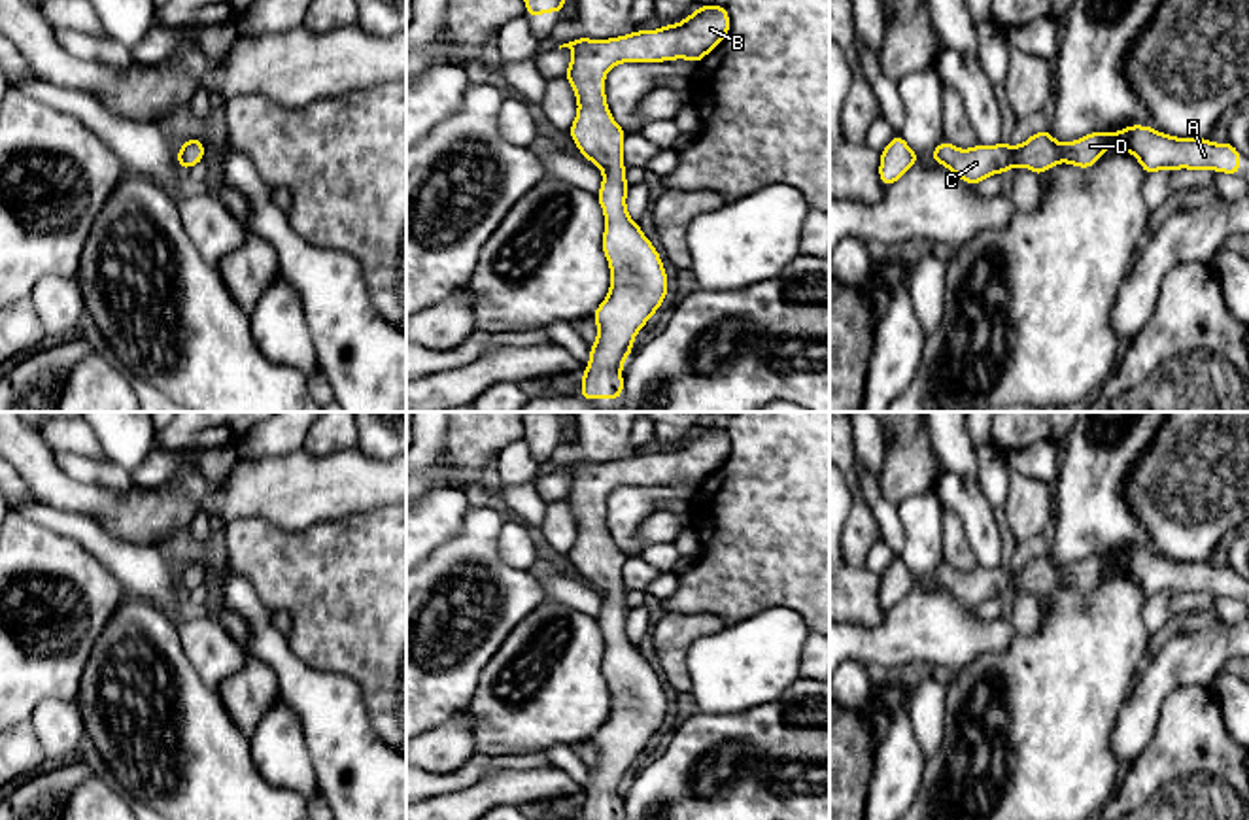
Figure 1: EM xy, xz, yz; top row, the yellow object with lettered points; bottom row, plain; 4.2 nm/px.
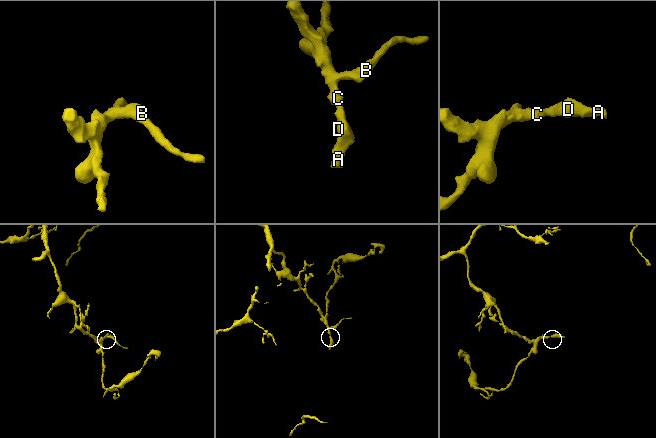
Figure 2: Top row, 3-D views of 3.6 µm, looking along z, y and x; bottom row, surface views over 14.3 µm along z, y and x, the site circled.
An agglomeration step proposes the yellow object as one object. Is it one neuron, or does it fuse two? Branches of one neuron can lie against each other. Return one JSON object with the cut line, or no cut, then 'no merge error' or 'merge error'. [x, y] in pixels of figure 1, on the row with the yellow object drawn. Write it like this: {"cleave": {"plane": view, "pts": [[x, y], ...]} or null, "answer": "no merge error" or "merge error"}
{"cleave": null, "answer": "no merge error"}

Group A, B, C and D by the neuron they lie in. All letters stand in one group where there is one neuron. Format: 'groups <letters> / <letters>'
groups A B C D

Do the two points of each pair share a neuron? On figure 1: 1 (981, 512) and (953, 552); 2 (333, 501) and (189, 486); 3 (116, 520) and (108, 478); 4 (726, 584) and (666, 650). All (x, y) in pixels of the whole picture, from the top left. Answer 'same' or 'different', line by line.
1: different
2: same
3: different
4: different

